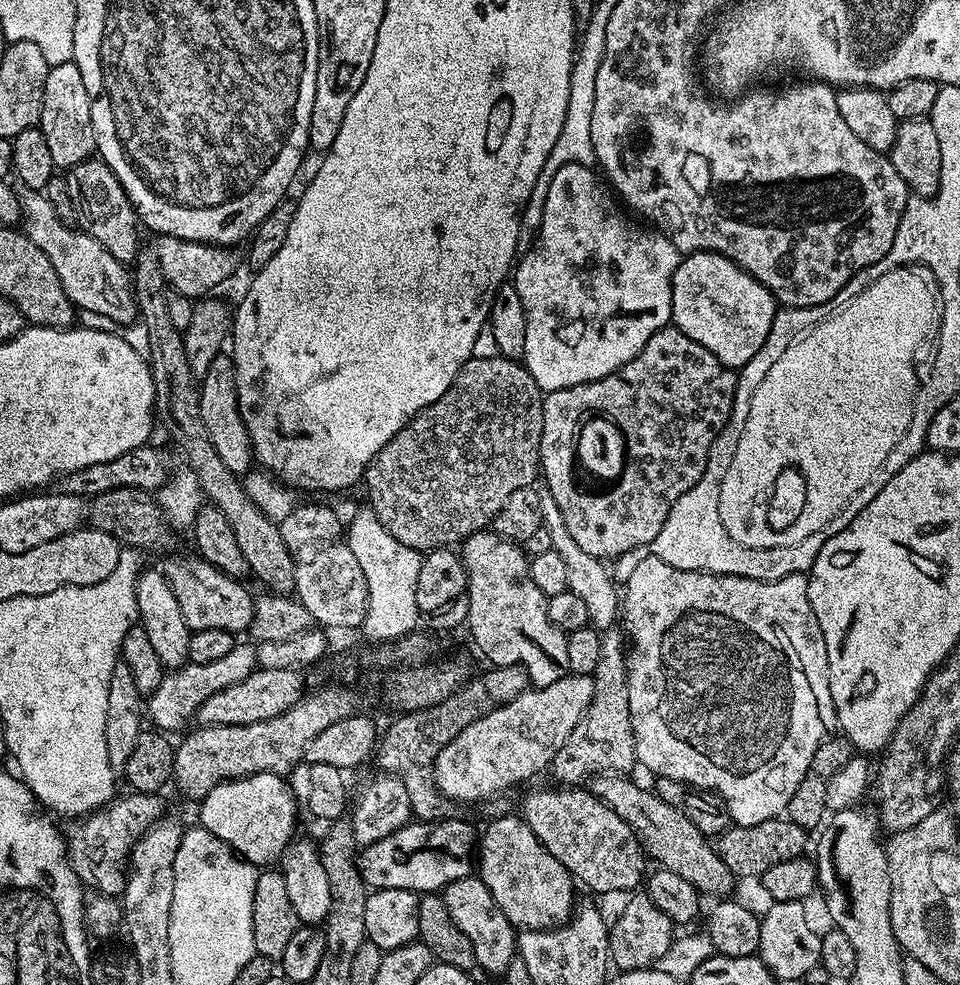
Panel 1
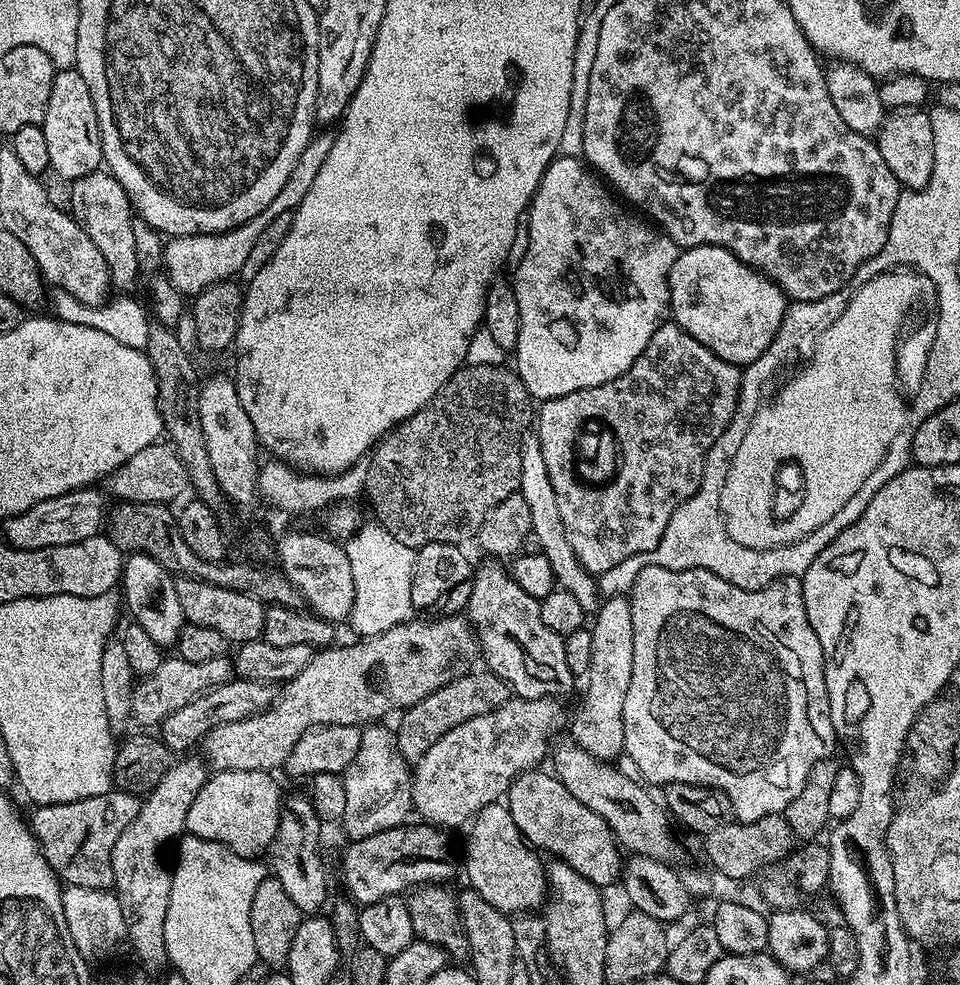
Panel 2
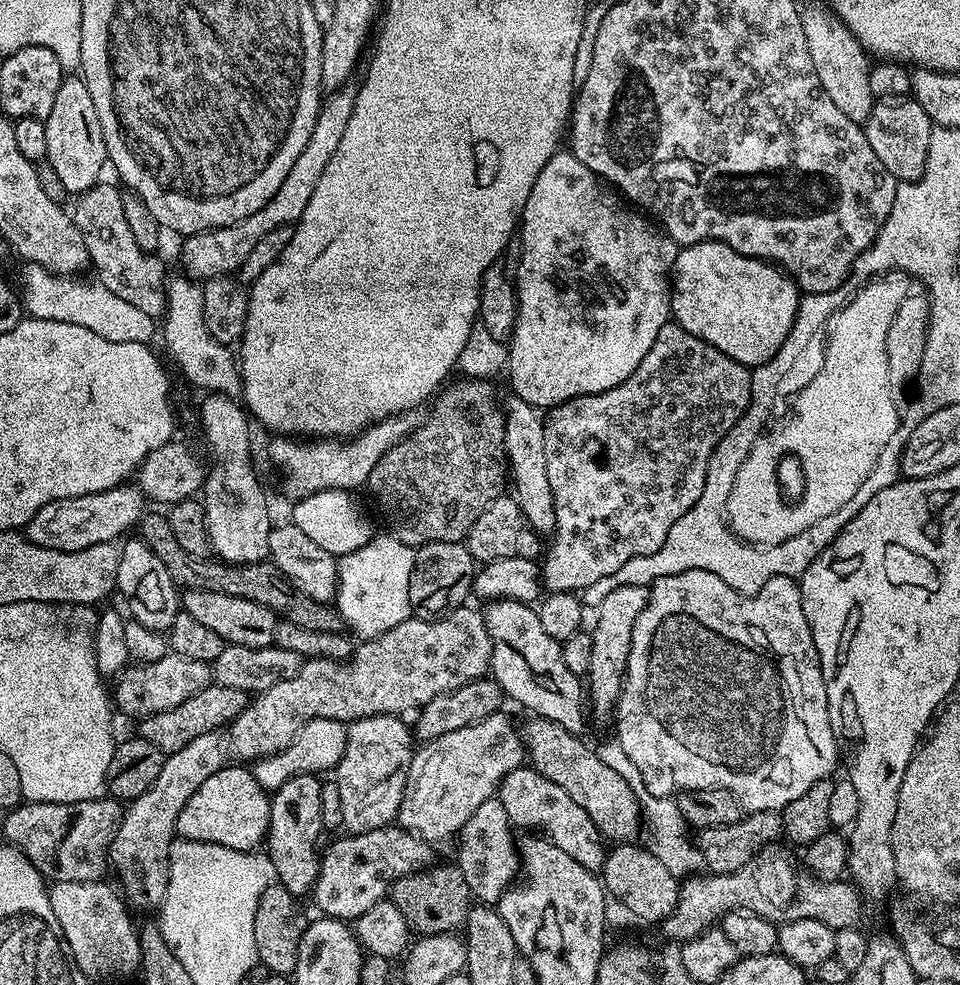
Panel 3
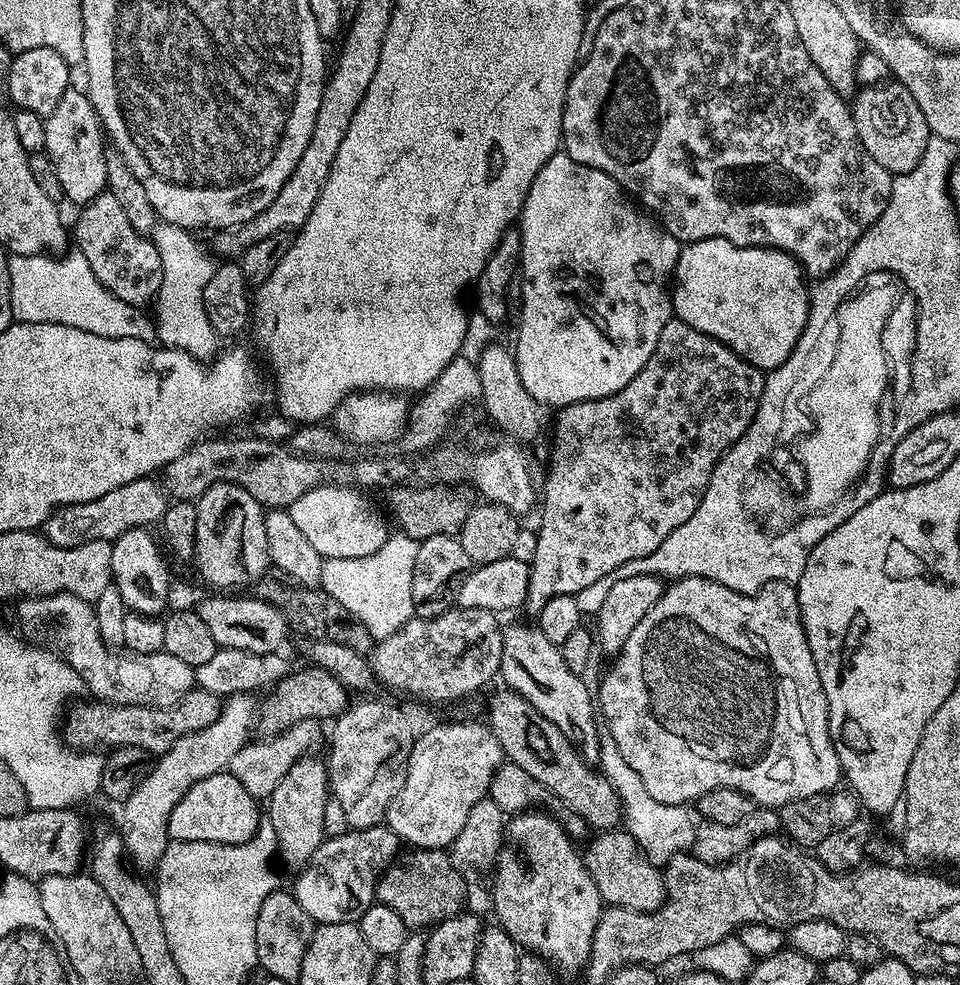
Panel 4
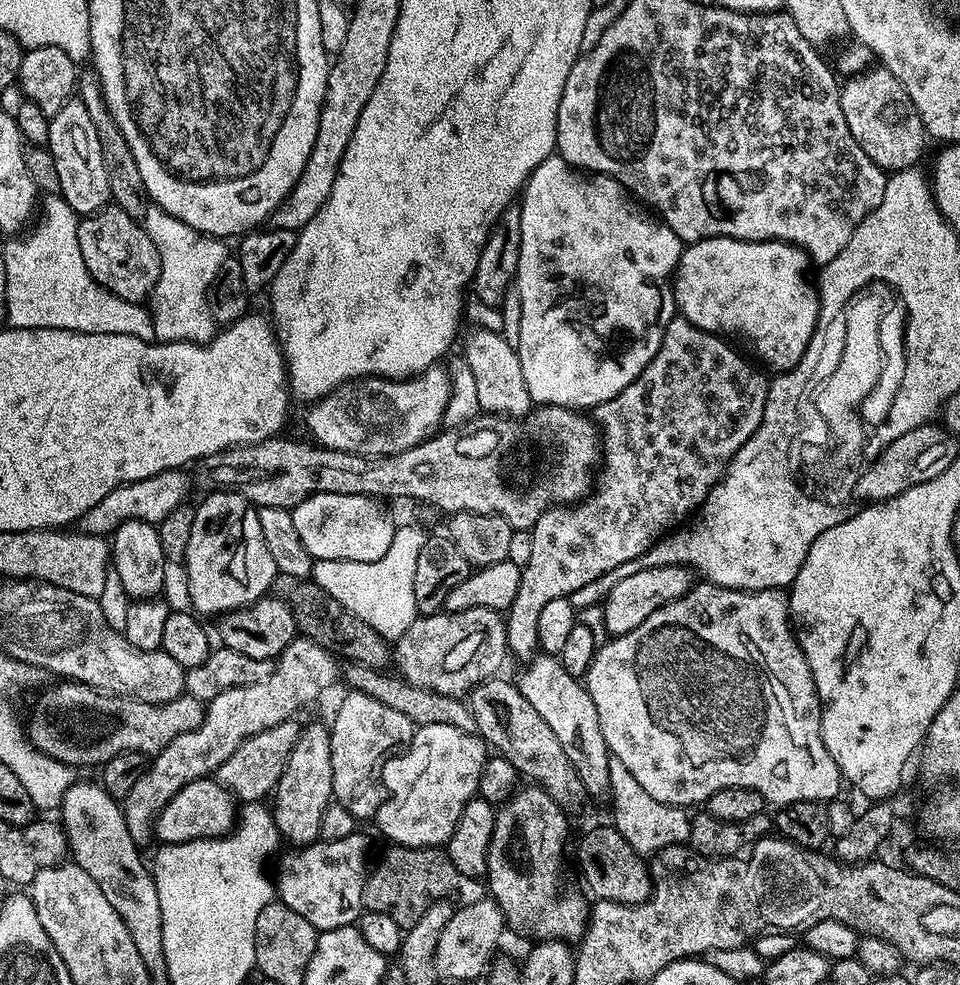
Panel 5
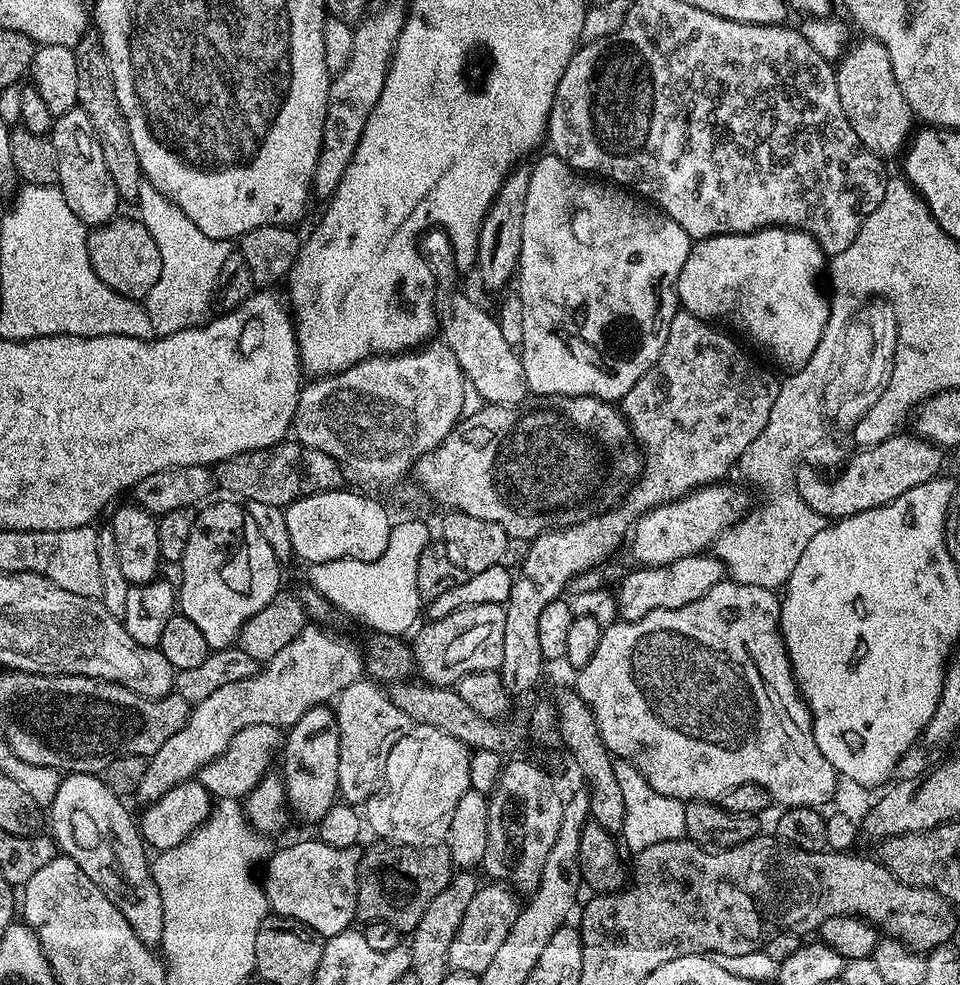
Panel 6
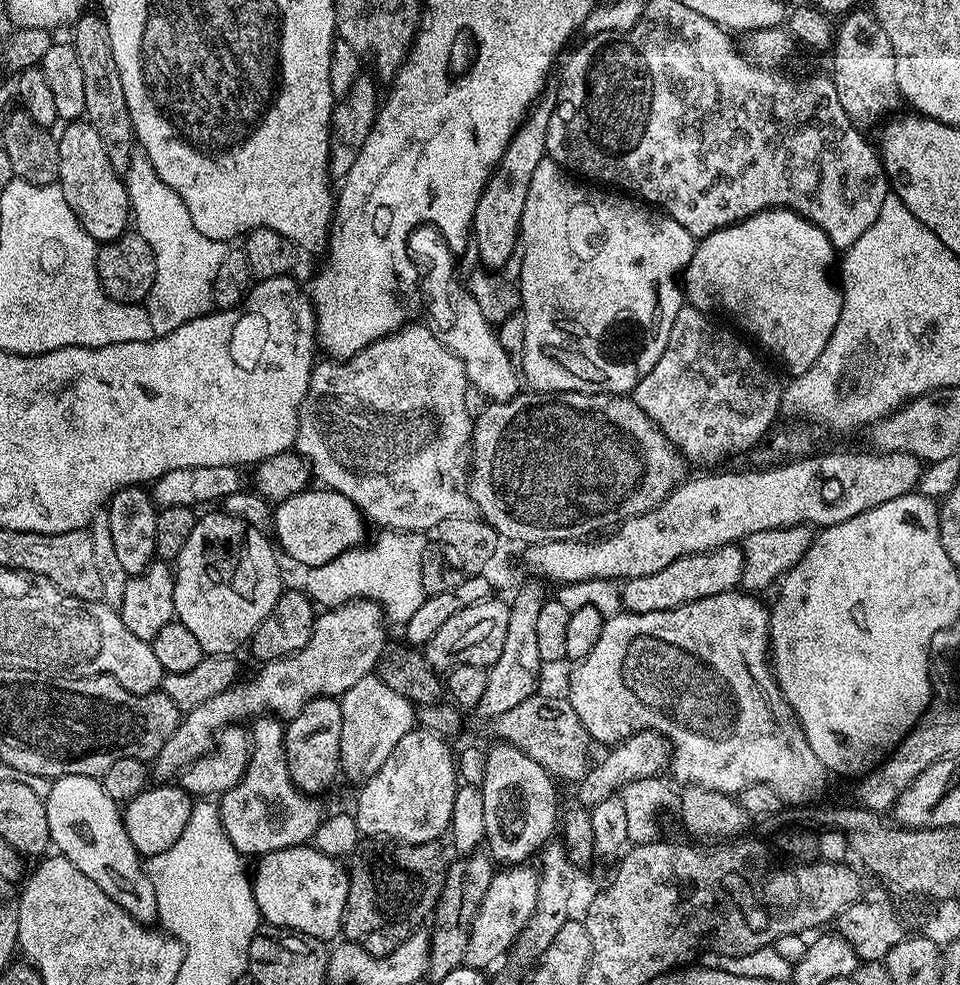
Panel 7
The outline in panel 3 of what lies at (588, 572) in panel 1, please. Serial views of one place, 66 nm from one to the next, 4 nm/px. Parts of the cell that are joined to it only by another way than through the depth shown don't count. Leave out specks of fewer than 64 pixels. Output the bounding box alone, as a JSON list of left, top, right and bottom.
[504,395,555,533]

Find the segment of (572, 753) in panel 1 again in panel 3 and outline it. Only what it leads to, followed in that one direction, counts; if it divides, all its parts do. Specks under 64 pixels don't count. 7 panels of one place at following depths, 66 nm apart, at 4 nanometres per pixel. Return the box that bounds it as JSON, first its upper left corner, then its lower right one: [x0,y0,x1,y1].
[586,584,647,720]

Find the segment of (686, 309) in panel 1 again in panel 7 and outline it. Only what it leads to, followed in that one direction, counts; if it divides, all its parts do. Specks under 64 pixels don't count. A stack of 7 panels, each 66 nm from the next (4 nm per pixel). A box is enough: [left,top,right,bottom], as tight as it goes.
[682,208,842,377]

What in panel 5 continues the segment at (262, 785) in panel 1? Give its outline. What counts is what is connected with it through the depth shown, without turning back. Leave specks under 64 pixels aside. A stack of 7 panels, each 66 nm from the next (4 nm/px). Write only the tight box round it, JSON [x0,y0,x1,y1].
[154,780,238,845]

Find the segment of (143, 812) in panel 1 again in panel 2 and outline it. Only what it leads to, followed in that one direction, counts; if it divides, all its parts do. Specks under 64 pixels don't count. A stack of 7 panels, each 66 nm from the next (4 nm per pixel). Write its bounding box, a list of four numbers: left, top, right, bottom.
[30,790,141,890]

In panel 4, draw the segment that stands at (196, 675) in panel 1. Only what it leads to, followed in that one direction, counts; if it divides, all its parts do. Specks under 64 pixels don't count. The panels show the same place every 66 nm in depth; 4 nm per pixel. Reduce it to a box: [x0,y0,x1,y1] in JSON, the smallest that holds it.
[16,594,197,708]

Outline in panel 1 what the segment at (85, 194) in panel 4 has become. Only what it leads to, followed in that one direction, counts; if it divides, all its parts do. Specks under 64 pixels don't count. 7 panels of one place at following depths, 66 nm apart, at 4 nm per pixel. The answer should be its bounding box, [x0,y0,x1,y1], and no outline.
[39,62,96,169]

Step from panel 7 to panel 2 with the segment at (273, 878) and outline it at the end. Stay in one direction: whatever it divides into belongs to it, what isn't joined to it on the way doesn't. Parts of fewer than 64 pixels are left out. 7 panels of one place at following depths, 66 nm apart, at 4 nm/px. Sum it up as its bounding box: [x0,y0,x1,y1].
[340,822,458,905]

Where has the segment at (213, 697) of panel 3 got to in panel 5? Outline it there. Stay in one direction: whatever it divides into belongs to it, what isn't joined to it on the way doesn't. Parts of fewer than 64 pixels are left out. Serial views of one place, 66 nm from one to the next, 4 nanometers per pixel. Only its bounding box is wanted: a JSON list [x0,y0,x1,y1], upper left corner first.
[26,682,205,770]

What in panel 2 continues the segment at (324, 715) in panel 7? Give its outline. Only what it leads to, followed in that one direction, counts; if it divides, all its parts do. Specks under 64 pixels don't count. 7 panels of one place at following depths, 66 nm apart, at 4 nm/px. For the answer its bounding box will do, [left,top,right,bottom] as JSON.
[266,795,329,914]

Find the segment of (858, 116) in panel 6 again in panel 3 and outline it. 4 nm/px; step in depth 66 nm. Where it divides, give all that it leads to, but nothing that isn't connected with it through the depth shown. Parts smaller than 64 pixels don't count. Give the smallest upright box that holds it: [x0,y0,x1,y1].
[863,96,933,182]

